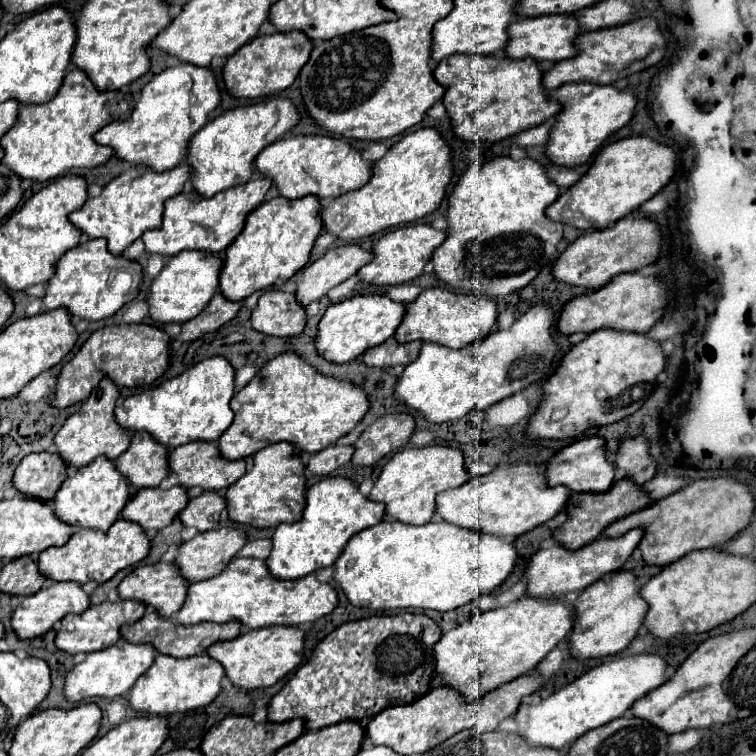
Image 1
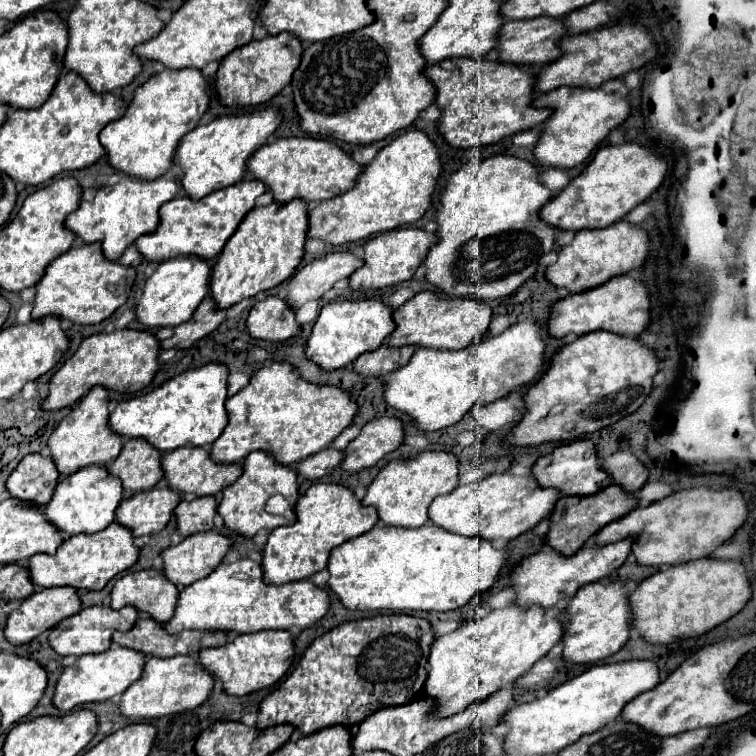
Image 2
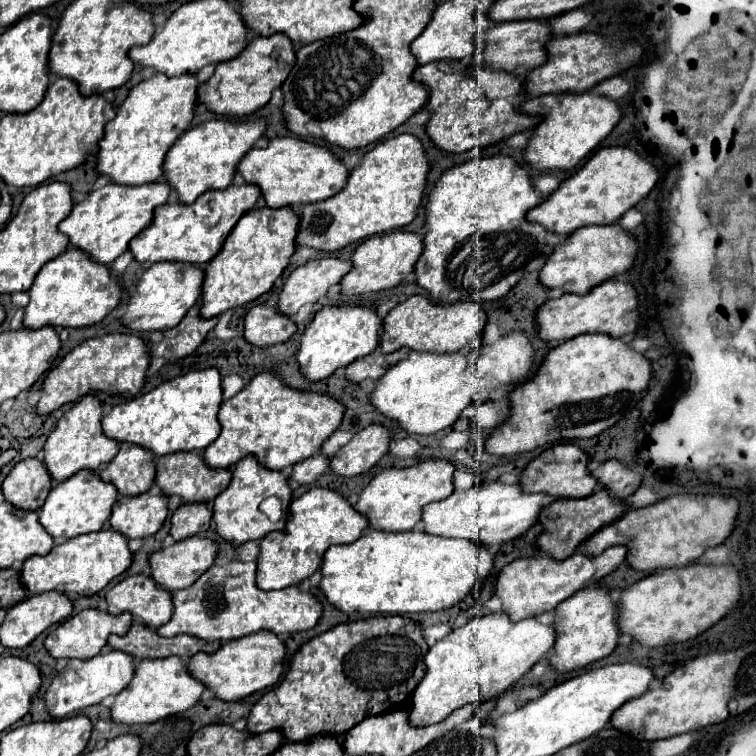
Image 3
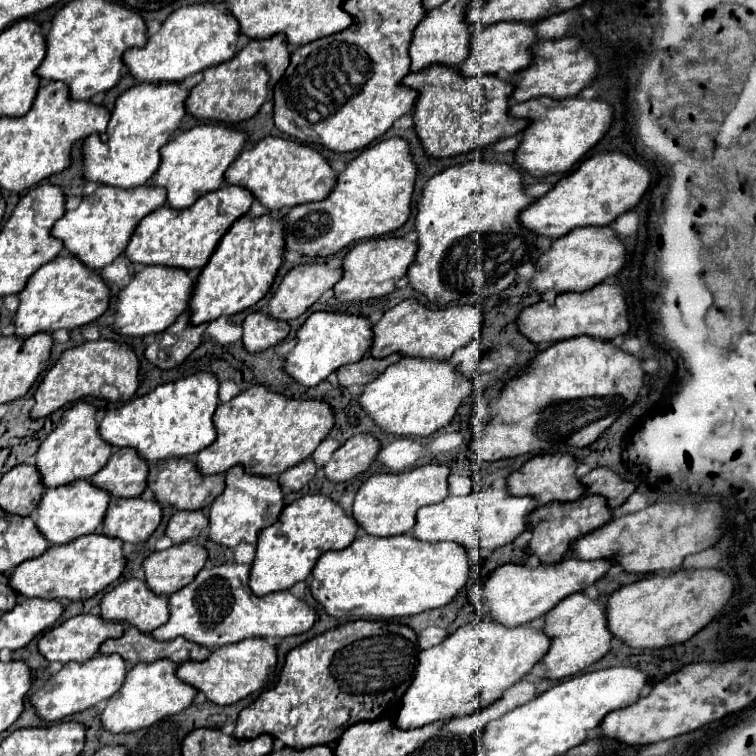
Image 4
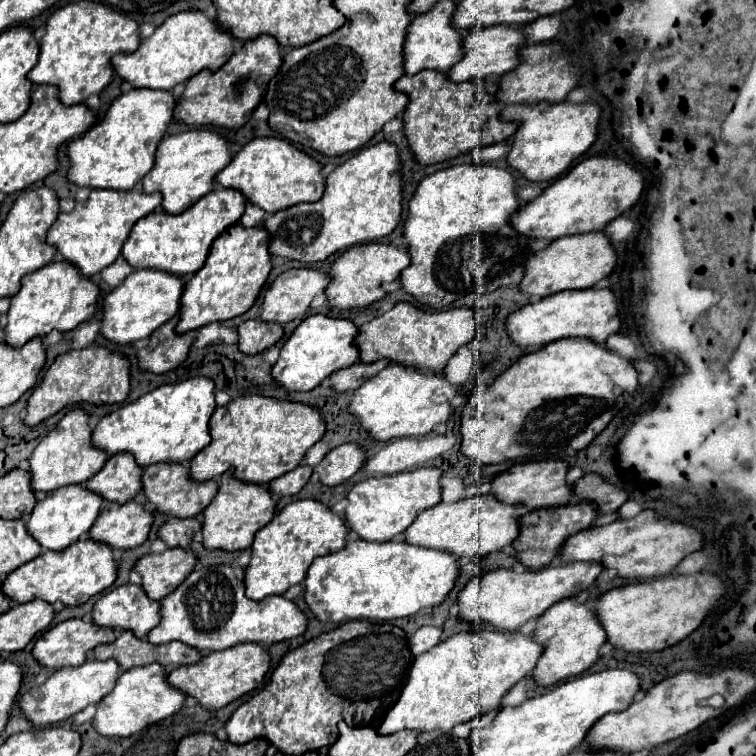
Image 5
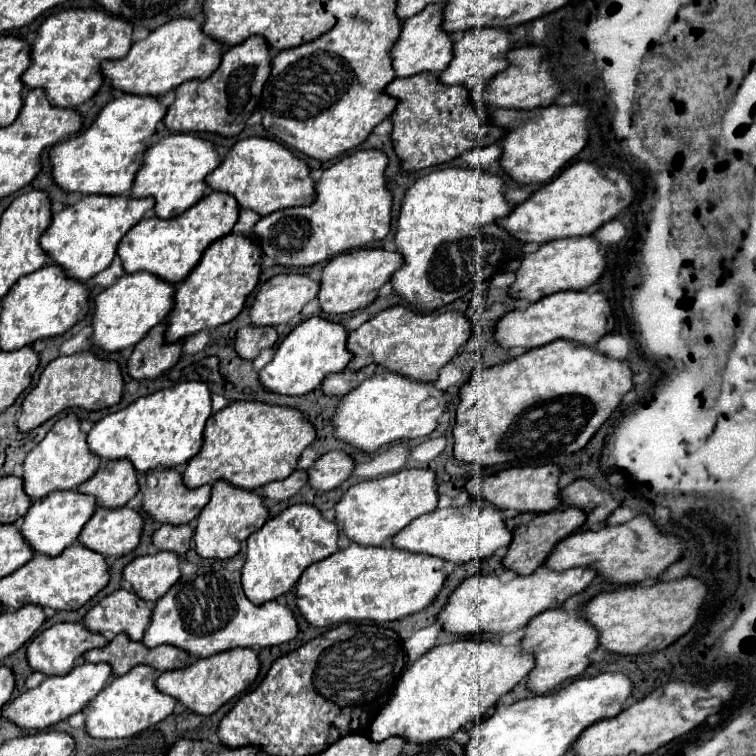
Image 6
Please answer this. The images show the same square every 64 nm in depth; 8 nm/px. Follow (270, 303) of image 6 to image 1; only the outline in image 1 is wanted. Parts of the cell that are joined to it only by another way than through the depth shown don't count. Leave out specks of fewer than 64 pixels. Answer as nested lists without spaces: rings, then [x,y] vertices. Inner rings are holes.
[[[360,244],[328,250],[320,260],[302,270],[302,280],[296,288],[296,300],[302,306],[308,306],[312,300],[322,298],[330,288],[354,276],[364,264],[368,264],[368,260],[372,260],[372,250],[364,250]]]

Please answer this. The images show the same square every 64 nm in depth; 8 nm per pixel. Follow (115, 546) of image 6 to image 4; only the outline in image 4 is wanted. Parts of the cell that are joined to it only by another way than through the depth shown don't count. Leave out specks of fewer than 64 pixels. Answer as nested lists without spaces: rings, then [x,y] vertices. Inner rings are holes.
[[[112,498],[108,512],[104,516],[104,528],[102,534],[116,536],[122,542],[144,542],[160,524],[162,520],[162,504],[156,504],[156,500],[144,500],[144,498]]]

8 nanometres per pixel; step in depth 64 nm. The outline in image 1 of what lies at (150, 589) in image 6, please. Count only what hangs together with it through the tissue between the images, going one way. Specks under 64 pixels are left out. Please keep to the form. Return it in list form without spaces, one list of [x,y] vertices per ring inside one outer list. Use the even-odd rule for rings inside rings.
[[[222,526],[200,532],[196,538],[182,542],[174,562],[186,580],[208,580],[216,576],[216,572],[222,572],[246,542],[246,530],[238,526]]]

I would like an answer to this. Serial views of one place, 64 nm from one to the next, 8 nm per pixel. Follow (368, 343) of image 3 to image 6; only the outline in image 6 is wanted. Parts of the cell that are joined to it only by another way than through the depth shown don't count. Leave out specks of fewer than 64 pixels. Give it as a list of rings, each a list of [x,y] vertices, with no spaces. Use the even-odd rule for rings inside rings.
[[[312,316],[300,322],[278,346],[274,360],[260,370],[260,380],[264,388],[278,392],[278,394],[308,394],[310,390],[318,388],[328,374],[342,372],[352,360],[352,352],[346,348],[348,330],[342,324]]]

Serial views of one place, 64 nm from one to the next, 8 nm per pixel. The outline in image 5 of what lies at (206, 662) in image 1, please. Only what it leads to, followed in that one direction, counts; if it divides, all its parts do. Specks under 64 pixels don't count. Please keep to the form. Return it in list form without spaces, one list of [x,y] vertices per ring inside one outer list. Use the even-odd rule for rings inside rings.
[[[162,664],[136,666],[120,674],[116,688],[100,700],[98,712],[94,716],[94,728],[104,736],[130,736],[142,728],[156,724],[172,714],[176,714],[188,696],[168,684],[168,672]]]

